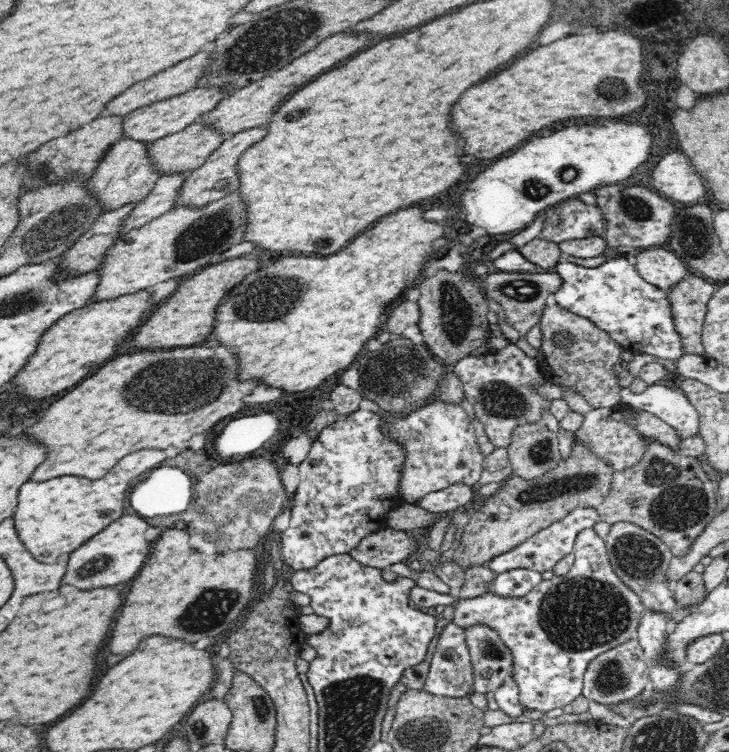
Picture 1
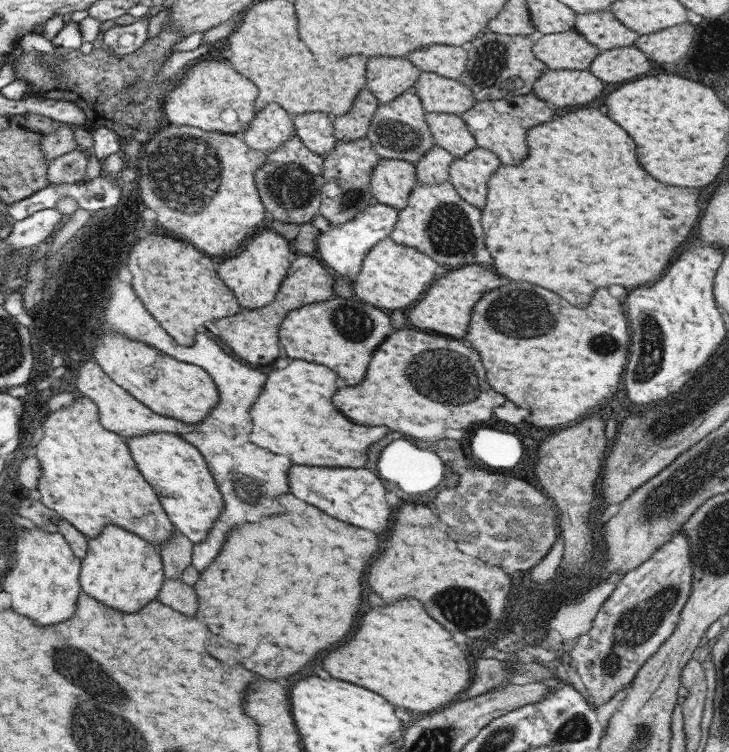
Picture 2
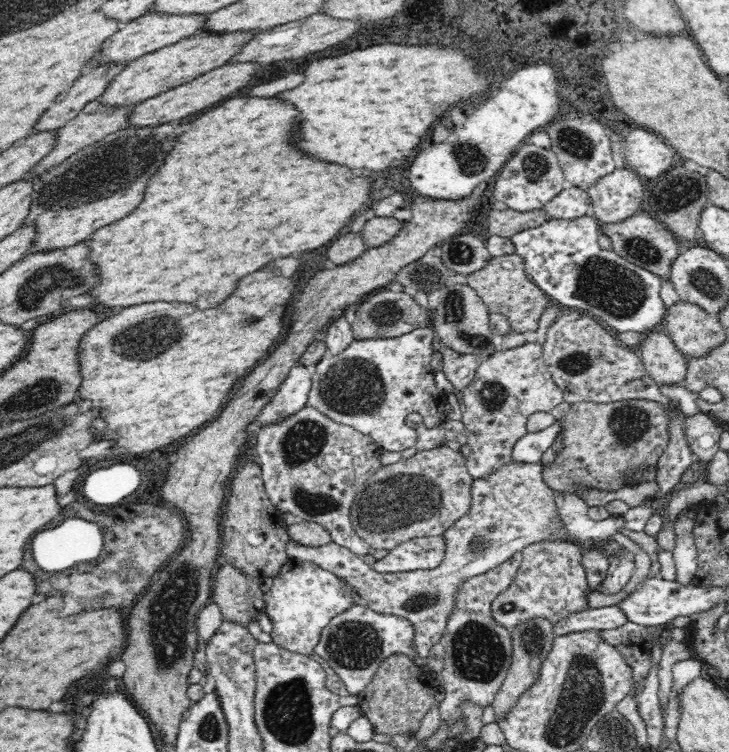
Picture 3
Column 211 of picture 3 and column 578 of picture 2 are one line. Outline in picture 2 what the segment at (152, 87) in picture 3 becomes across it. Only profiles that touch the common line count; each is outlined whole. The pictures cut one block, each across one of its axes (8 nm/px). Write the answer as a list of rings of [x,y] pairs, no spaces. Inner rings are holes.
[[[574,29],[544,34],[531,50],[537,60],[553,70],[588,70],[591,60],[599,54],[599,49]]]

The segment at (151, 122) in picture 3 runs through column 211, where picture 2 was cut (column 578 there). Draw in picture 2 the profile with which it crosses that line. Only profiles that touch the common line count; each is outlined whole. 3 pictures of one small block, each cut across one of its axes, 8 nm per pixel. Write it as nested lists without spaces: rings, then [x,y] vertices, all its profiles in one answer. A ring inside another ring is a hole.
[[[546,69],[532,84],[531,94],[551,108],[587,106],[599,98],[604,82],[588,70]]]

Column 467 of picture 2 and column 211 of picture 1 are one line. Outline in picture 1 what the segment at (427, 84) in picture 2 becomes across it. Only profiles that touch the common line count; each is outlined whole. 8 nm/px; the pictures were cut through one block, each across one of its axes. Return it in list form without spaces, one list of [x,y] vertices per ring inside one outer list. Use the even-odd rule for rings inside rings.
[[[196,87],[187,90],[184,94],[180,94],[180,96],[160,100],[160,102],[154,102],[150,106],[144,106],[129,112],[121,118],[121,138],[151,145],[156,140],[176,134],[197,122],[198,118],[204,113],[212,110],[222,97],[228,95],[228,89],[218,90],[217,88]]]

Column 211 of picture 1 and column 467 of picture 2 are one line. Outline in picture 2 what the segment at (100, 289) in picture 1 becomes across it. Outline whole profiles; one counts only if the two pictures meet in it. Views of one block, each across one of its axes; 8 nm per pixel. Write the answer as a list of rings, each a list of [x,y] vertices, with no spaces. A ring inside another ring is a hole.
[[[449,181],[429,186],[417,182],[407,198],[407,206],[397,210],[397,222],[389,238],[397,244],[415,248],[445,268],[459,268],[472,263],[473,256],[483,250],[480,210],[465,202]]]

